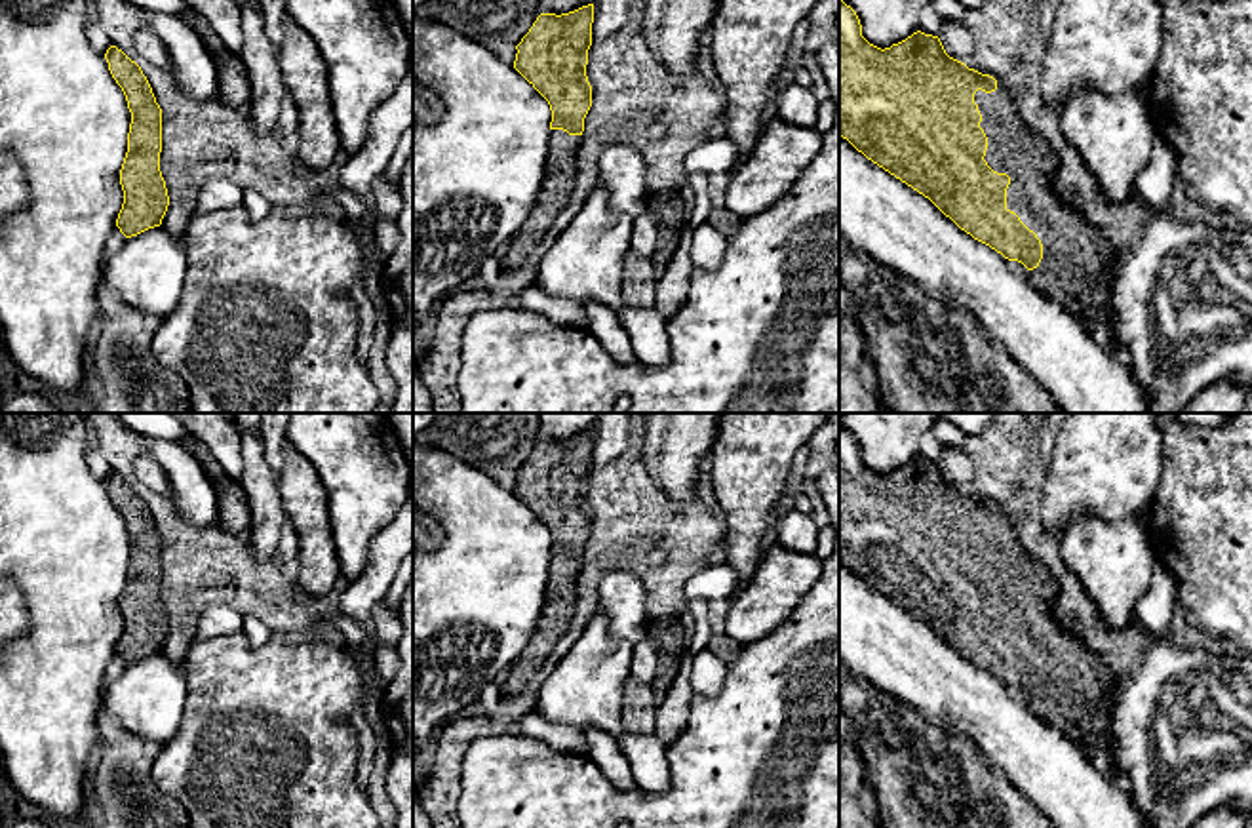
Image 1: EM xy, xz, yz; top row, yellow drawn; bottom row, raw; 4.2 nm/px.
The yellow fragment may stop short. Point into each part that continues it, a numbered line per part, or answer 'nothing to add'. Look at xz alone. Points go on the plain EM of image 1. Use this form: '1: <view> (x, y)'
1: xz (560, 600)

